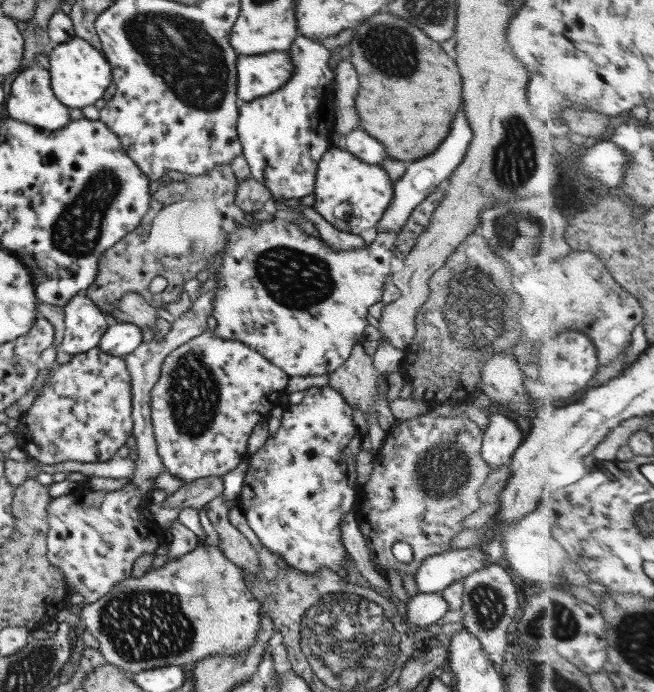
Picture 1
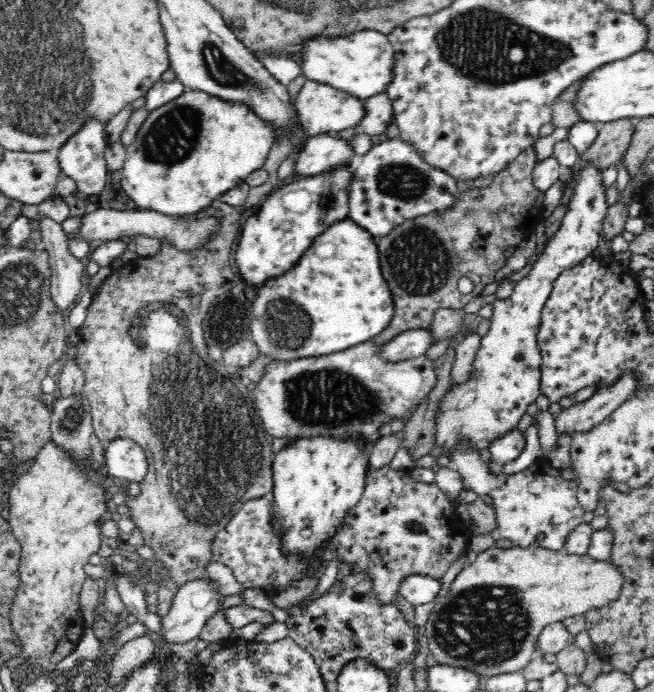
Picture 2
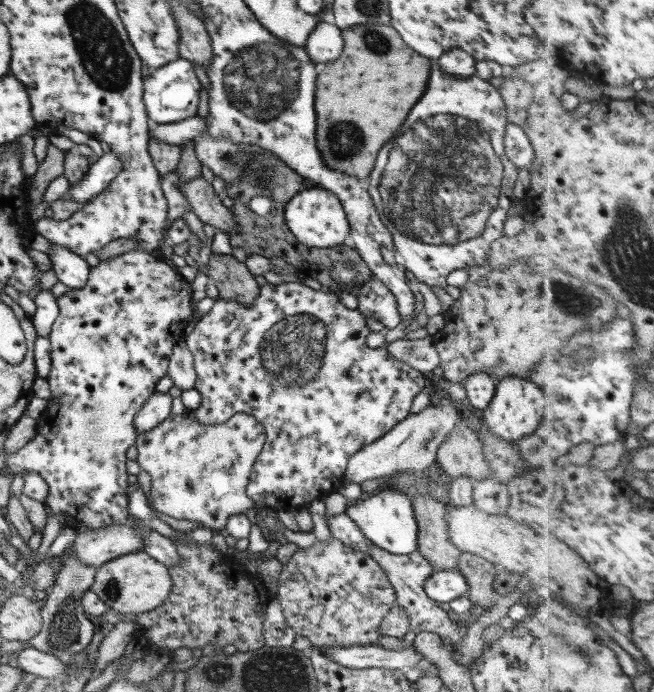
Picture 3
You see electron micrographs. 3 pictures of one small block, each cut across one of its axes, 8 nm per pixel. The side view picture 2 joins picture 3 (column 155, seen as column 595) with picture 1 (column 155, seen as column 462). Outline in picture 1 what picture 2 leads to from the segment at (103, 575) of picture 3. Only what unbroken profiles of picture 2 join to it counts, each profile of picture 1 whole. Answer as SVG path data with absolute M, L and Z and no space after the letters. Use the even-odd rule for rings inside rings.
M216 546L197 547L158 570L150 569L144 576L116 584L116 588L92 604L75 609L86 630L100 644L106 663L128 673L170 665L195 663L215 654L237 655L245 651L258 634L262 606L244 582L242 570L235 566Z

